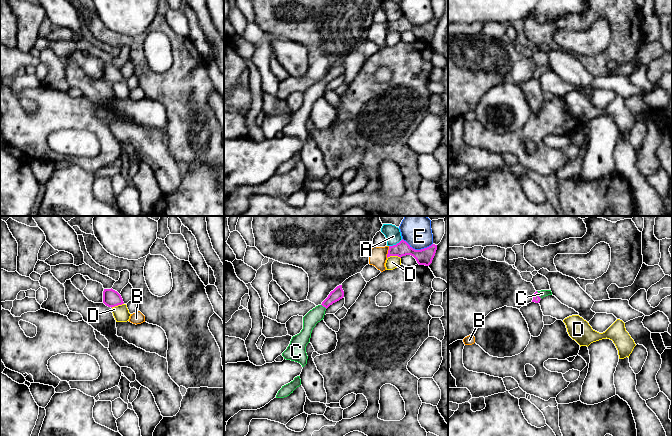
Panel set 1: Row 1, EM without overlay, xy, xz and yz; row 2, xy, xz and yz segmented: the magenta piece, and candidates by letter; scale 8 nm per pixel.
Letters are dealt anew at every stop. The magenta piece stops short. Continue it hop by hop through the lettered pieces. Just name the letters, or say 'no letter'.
C

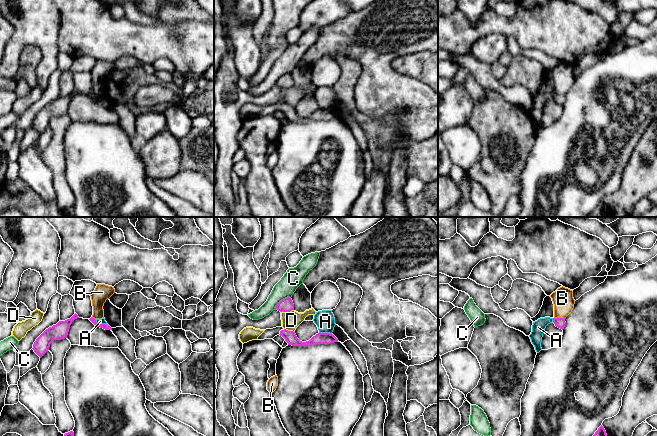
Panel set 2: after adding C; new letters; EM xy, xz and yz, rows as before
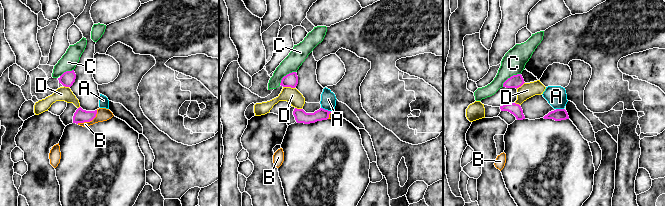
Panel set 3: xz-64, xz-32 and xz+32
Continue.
no letter

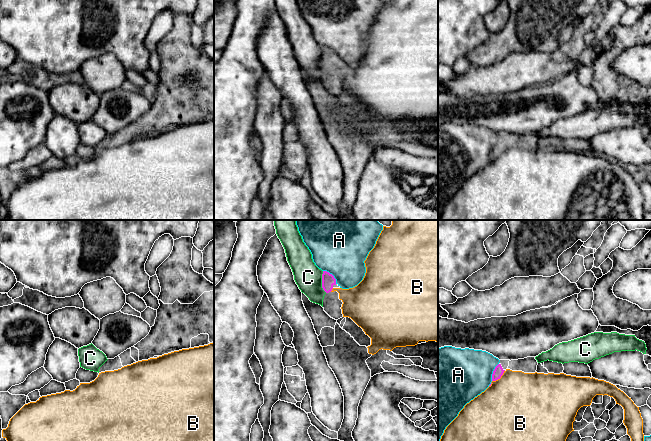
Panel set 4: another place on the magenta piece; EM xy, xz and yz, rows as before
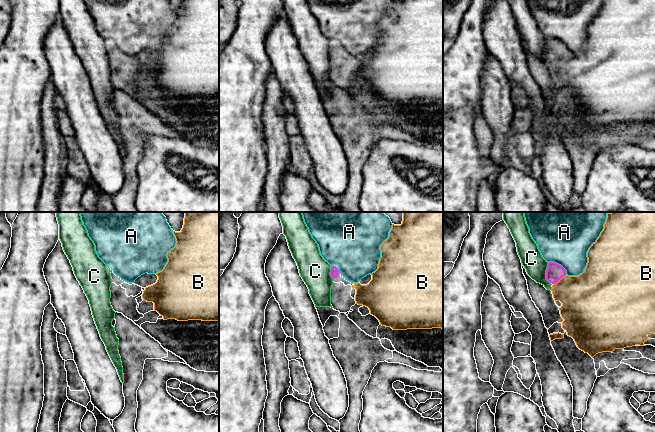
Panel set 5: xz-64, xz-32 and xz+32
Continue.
no letter

